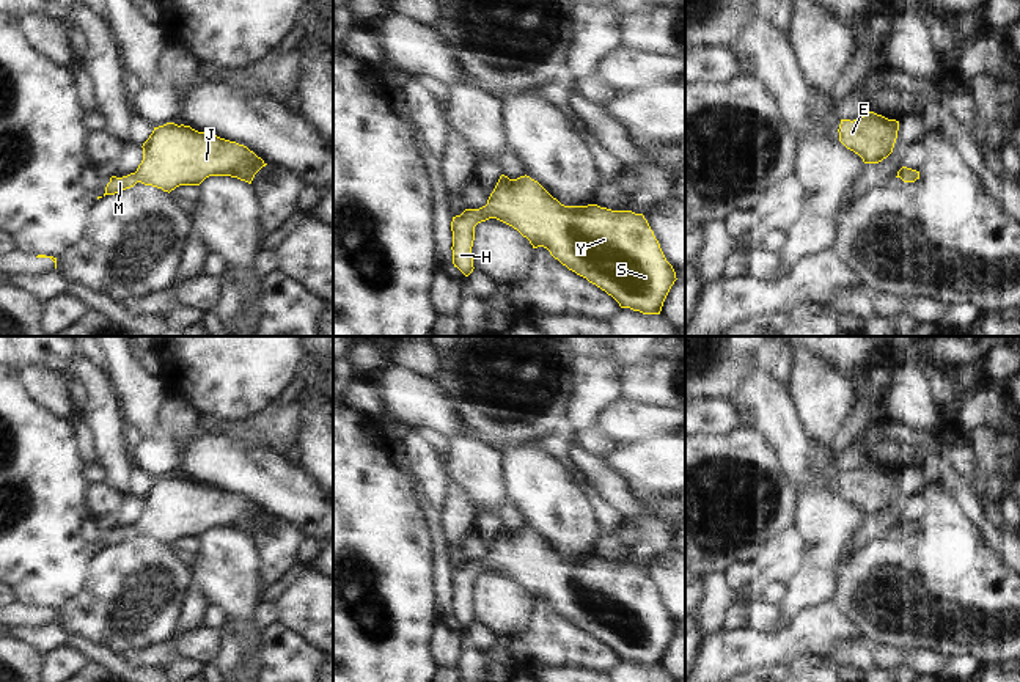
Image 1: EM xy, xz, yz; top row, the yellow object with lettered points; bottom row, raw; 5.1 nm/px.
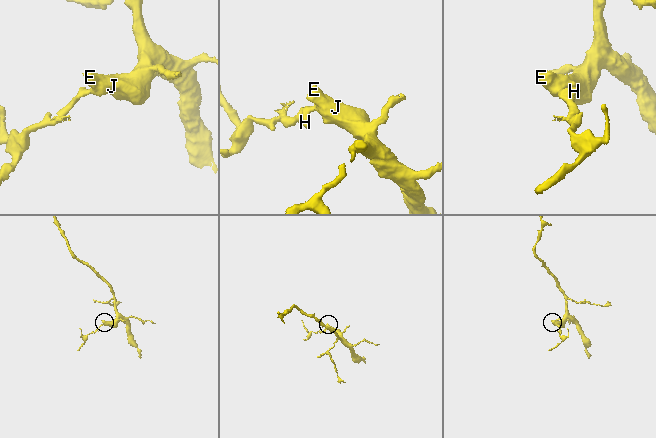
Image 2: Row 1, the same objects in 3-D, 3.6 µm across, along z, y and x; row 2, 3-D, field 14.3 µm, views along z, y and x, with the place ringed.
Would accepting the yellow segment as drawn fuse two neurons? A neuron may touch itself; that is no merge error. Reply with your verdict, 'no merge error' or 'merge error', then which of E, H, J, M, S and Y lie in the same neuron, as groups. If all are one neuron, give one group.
no merge error | E H J M S Y

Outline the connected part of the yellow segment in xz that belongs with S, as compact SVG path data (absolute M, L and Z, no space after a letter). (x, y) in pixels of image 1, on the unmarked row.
M501 526L486 558L465 561L460 567L453 569L453 616L465 629L475 621L471 608L475 578L489 570L497 570L517 581L533 600L547 600L569 622L611 647L621 660L660 666L663 654L677 632L643 566L611 563L597 556L564 558L527 526L517 531Z

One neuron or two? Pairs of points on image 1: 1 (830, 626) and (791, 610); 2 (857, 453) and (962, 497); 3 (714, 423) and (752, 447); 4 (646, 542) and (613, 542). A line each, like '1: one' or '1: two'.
1: two
2: two
3: two
4: one

